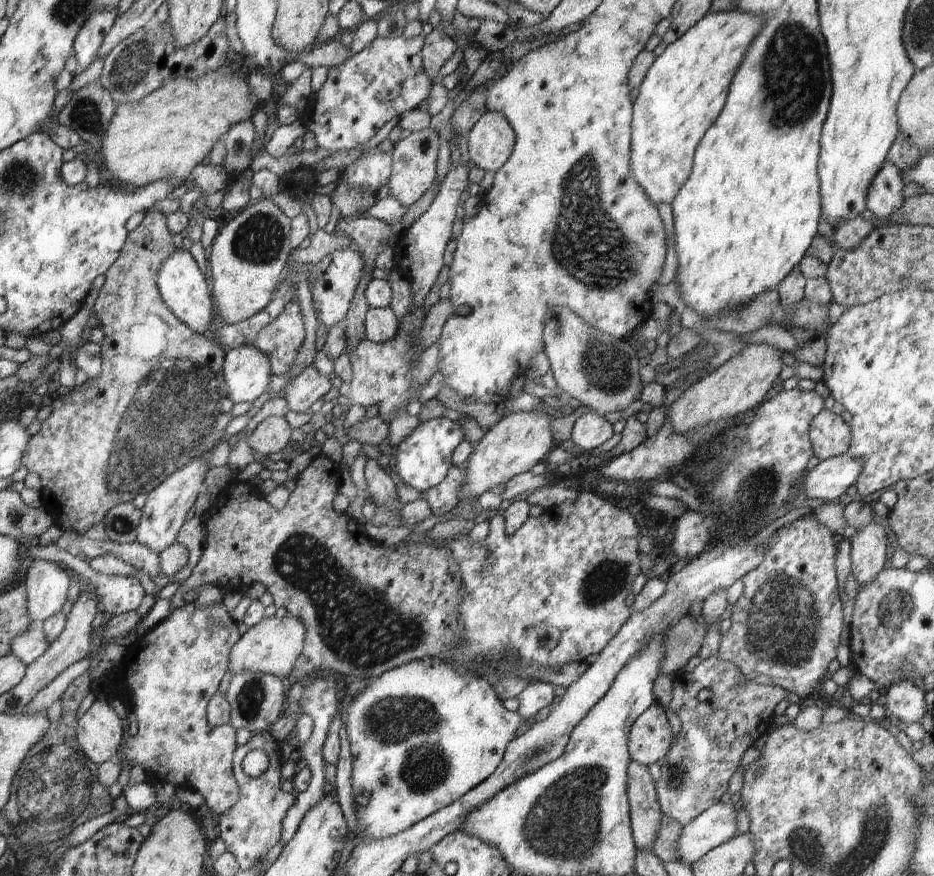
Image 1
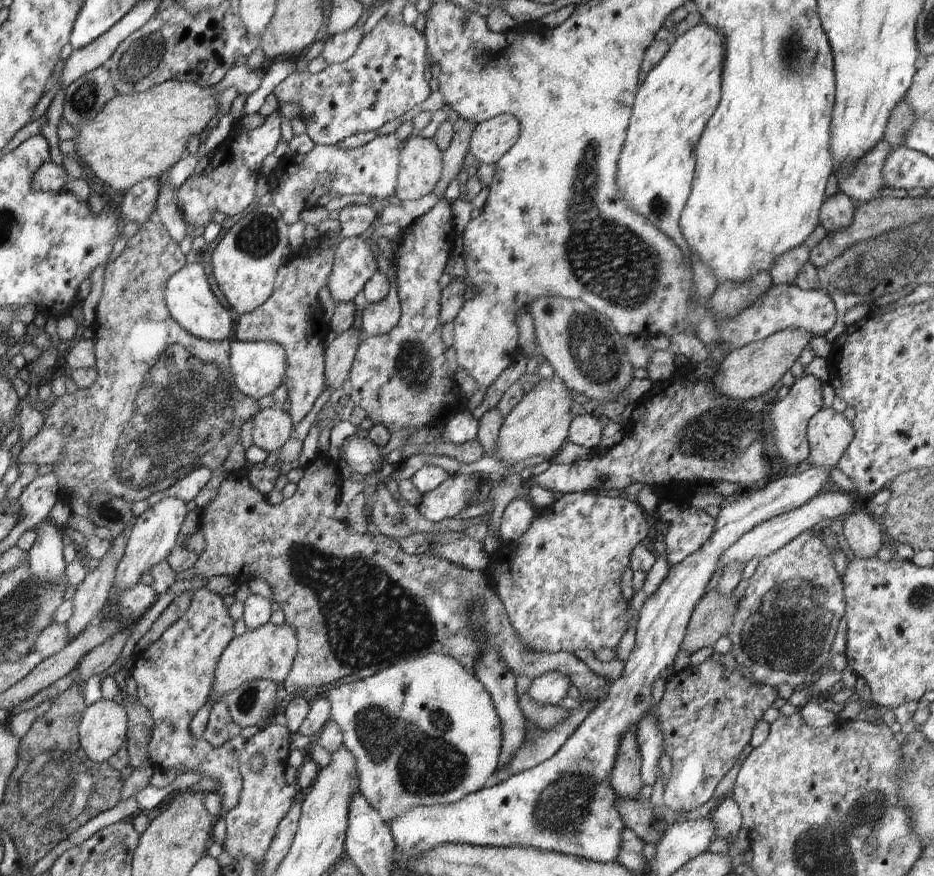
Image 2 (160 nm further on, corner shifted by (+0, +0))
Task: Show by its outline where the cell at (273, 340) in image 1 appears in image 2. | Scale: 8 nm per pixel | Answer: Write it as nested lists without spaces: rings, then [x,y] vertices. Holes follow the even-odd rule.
[[[350,205],[340,210],[340,231],[333,235],[335,238],[325,241],[325,236],[320,236],[314,242],[305,242],[302,244],[300,251],[291,253],[282,262],[282,266],[278,268],[274,289],[270,298],[265,304],[262,304],[257,310],[252,313],[242,314],[238,316],[238,326],[236,326],[236,341],[242,342],[258,342],[268,341],[276,342],[278,346],[282,346],[284,354],[286,354],[286,370],[284,370],[284,380],[282,384],[286,386],[288,392],[288,402],[290,410],[288,412],[293,425],[304,420],[308,413],[312,410],[316,399],[326,389],[326,368],[325,368],[325,346],[324,342],[327,337],[328,327],[321,319],[321,306],[317,297],[320,288],[324,288],[328,283],[328,276],[332,271],[332,262],[334,252],[338,244],[349,237],[365,237],[369,229],[377,221],[378,215],[368,205]]]

